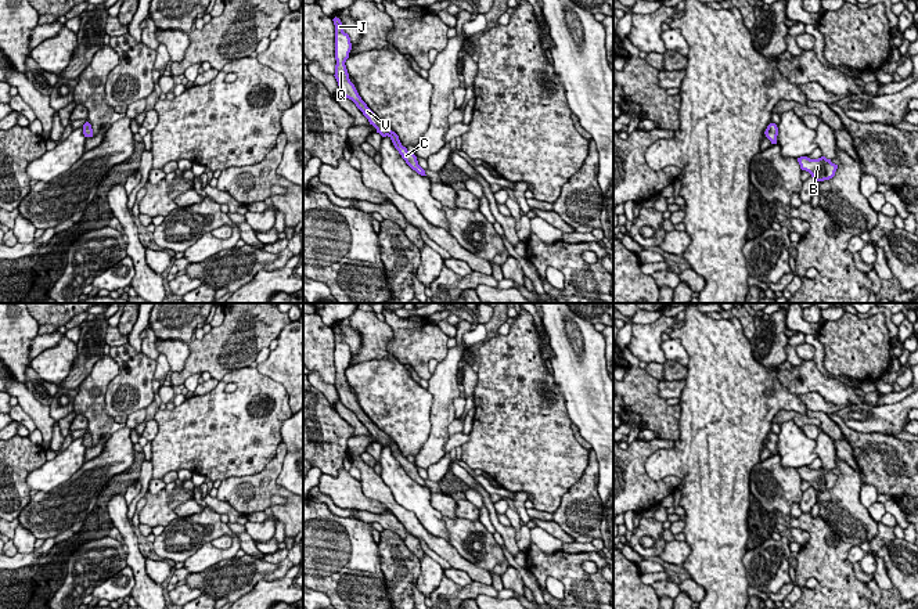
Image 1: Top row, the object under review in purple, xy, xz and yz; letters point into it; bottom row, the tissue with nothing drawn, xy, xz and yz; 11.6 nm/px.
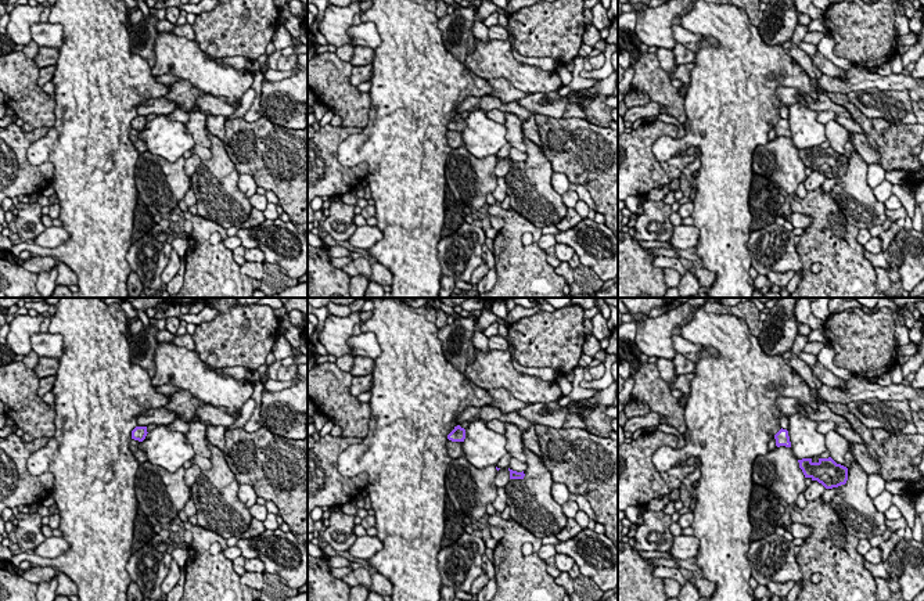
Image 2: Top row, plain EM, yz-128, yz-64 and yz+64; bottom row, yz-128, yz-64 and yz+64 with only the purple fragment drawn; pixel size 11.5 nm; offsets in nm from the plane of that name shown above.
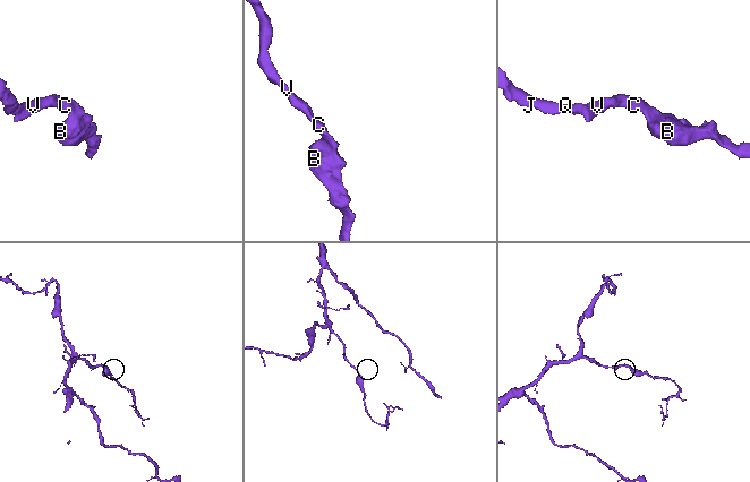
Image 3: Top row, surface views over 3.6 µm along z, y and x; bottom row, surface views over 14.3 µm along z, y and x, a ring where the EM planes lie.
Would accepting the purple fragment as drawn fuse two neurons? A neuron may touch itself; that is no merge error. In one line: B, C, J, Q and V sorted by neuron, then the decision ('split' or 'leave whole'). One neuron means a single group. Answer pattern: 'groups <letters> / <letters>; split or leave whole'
groups B C J Q V; leave whole

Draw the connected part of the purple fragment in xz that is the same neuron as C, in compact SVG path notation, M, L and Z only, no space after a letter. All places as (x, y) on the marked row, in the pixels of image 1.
M335 17L332 21L335 25L335 60L336 60L334 76L338 82L339 91L346 98L352 100L356 104L356 107L368 119L370 125L372 125L377 129L377 133L379 133L382 137L388 136L392 140L395 148L399 151L402 158L413 170L415 170L421 176L426 176L425 170L418 165L417 156L402 145L399 136L395 131L392 131L386 123L379 120L359 96L354 84L349 79L349 73L345 65L346 60L349 58L349 53L352 50L350 37L348 33L343 32L343 25L339 18Z

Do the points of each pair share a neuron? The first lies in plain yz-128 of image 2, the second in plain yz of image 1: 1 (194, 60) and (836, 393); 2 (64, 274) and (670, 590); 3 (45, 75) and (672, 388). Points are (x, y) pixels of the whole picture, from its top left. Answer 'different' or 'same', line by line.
1: same
2: different
3: same

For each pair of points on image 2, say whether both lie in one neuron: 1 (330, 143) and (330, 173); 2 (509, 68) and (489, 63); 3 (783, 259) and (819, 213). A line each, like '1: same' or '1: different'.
1: same
2: same
3: different

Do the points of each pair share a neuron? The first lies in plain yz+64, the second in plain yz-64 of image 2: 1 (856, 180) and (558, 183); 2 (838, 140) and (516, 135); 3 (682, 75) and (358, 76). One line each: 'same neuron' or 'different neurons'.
1: different neurons
2: same neuron
3: same neuron

